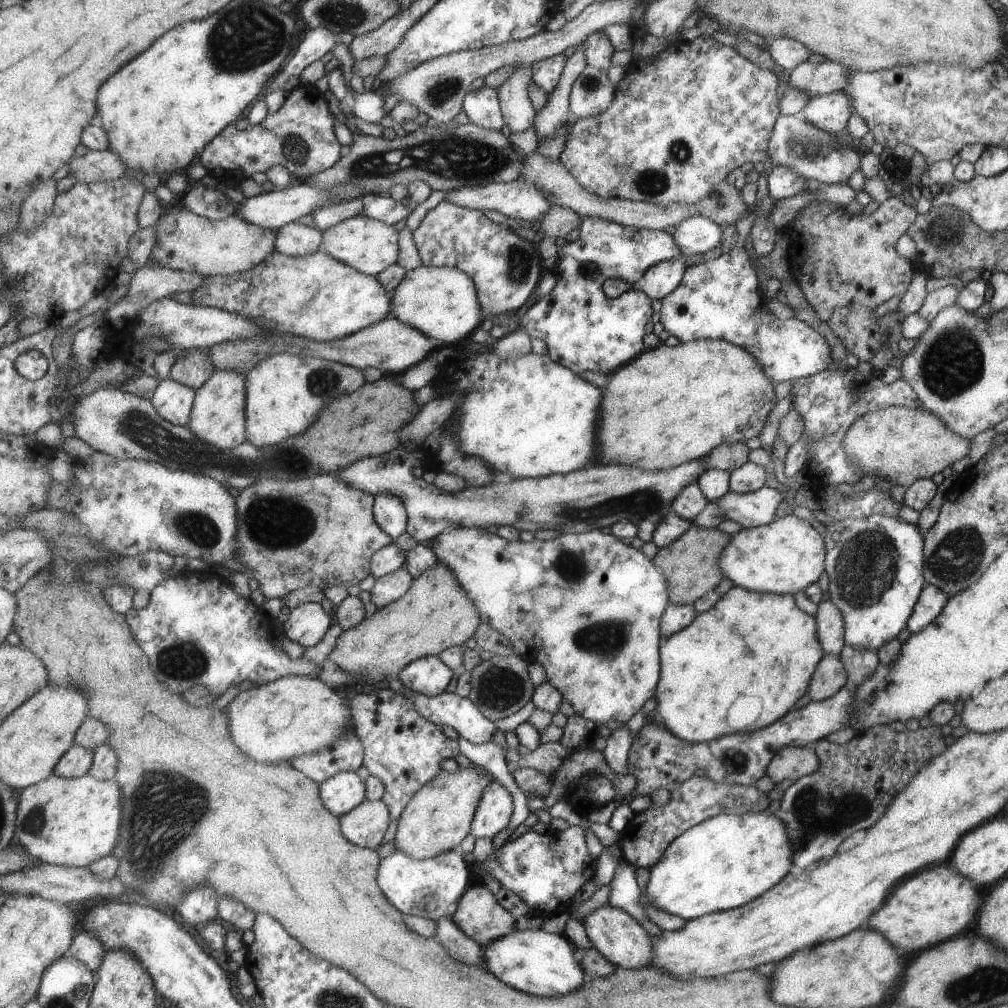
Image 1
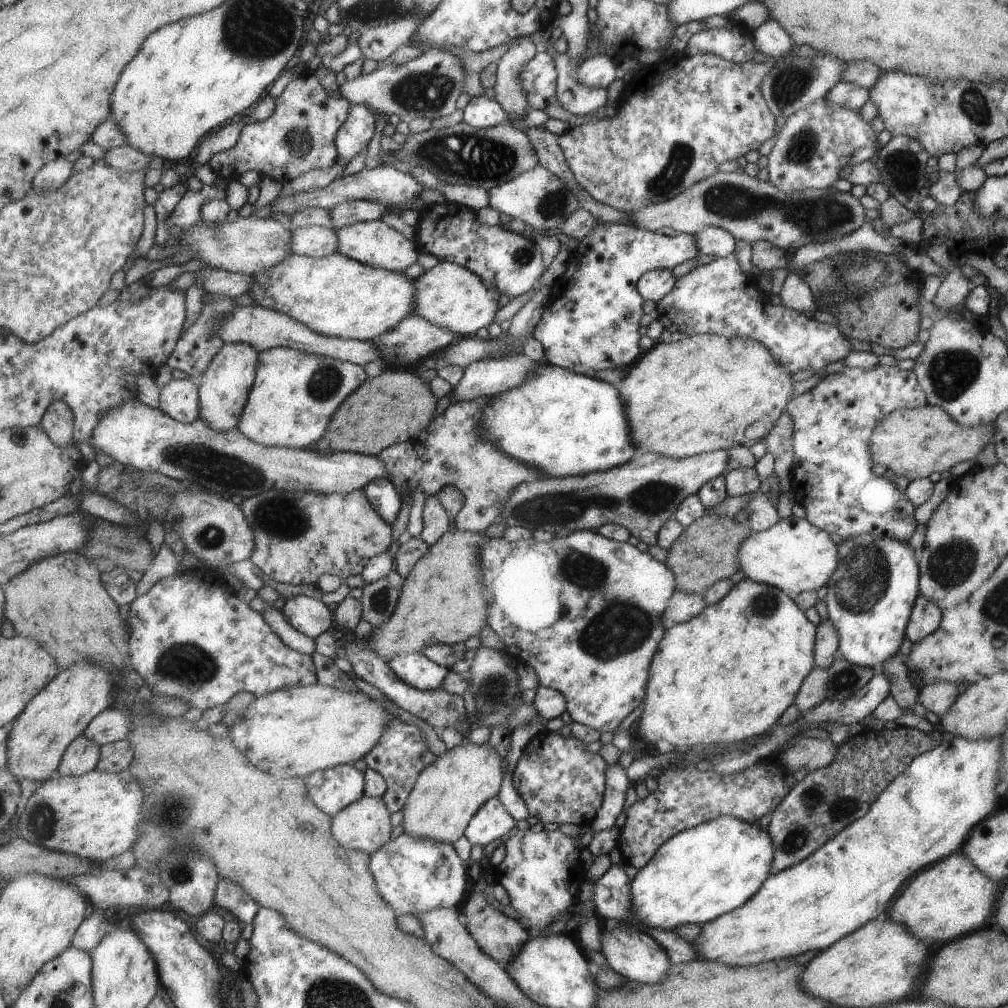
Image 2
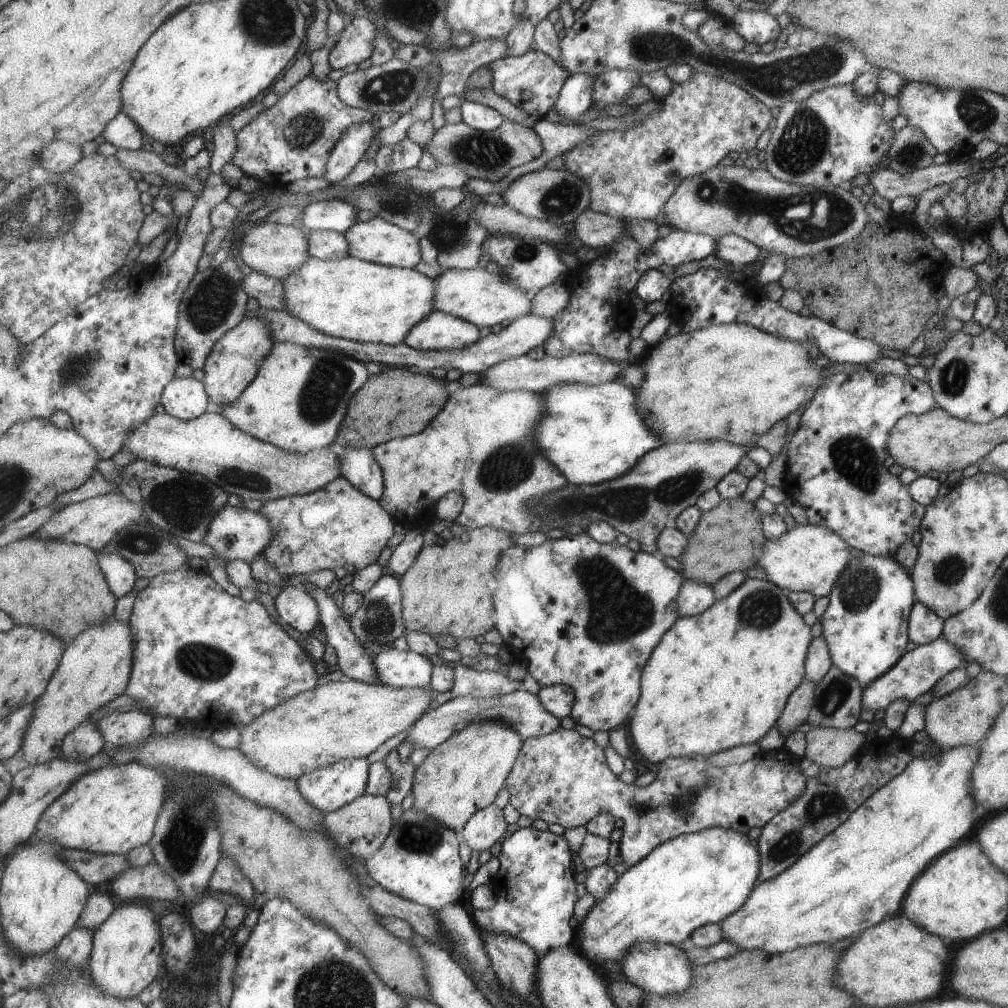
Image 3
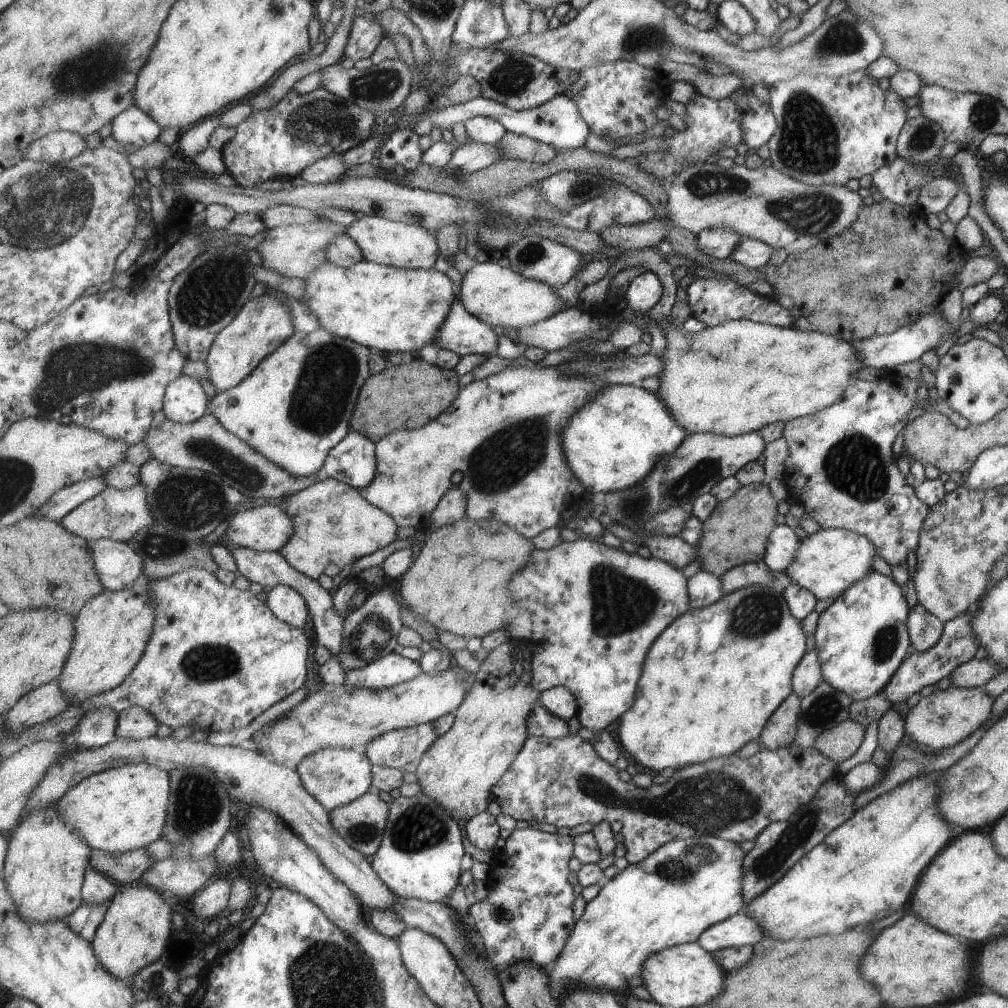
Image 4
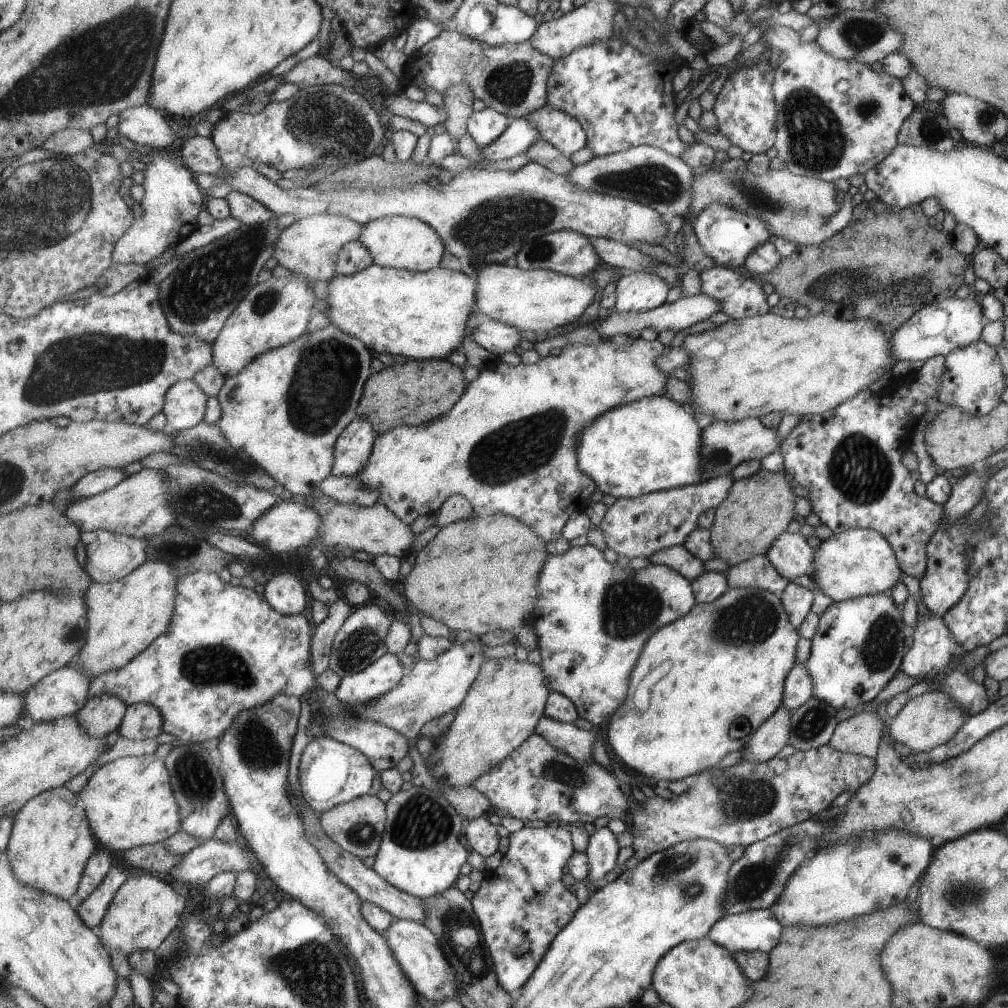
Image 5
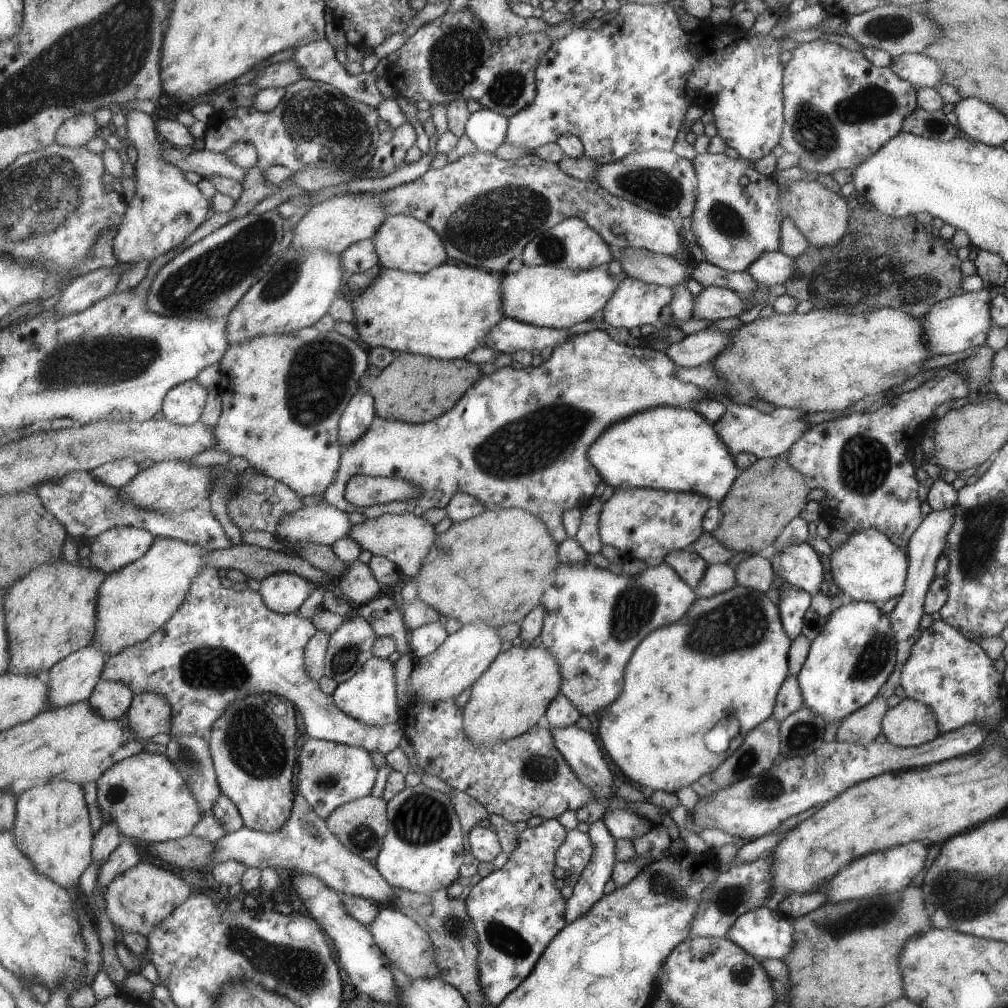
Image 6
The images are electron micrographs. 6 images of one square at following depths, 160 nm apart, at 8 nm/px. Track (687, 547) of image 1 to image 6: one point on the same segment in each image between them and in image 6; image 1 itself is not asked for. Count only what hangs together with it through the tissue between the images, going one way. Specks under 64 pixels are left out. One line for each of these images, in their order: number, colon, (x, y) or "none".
2: (705, 552)
3: (726, 538)
4: (736, 532)
5: (755, 510)
6: (768, 494)

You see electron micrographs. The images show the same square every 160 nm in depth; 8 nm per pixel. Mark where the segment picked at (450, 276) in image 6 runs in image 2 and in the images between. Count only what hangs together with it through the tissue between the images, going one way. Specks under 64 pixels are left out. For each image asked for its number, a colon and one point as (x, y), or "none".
2: (337, 296)
3: (357, 300)
4: (387, 308)
5: (423, 315)

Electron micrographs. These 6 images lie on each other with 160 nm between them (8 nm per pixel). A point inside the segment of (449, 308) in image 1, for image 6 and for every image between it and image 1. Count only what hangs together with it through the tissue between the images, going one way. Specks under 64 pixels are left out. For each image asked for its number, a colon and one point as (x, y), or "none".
2: (448, 295)
3: (482, 296)
4: (500, 296)
5: (537, 300)
6: (545, 296)

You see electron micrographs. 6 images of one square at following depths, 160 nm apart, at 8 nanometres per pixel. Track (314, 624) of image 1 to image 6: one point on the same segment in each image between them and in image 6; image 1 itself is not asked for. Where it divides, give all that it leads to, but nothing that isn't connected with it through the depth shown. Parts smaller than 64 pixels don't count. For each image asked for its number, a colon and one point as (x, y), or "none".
2: (309, 615)
3: (294, 606)
4: (287, 603)
5: (286, 593)
6: (286, 592)

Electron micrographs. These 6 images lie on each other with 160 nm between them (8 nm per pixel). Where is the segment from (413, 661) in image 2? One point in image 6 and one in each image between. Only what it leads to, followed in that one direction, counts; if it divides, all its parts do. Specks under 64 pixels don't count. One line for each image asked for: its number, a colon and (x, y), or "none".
3: (397, 668)
4: (393, 669)
5: (383, 675)
6: (371, 696)

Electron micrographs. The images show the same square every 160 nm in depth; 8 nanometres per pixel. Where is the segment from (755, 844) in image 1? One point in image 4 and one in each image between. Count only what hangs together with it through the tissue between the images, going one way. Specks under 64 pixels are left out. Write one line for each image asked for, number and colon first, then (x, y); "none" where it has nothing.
2: (707, 870)
3: (689, 880)
4: (670, 897)

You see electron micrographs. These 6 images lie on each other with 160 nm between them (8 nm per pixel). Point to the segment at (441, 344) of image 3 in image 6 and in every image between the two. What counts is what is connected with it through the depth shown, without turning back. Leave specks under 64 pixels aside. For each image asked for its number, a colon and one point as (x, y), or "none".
4: (464, 333)
5: (495, 336)
6: (509, 336)

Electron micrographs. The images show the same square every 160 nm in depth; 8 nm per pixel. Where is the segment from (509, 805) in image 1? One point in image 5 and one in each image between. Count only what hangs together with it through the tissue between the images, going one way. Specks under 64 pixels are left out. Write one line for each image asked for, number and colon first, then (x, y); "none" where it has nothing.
2: (492, 822)
3: (487, 827)
4: (482, 831)
5: (480, 835)

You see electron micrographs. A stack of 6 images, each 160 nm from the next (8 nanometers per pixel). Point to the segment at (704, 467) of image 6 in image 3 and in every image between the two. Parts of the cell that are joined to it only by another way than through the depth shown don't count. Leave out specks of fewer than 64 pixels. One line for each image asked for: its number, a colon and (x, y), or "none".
3: (592, 433)
4: (610, 443)
5: (652, 443)

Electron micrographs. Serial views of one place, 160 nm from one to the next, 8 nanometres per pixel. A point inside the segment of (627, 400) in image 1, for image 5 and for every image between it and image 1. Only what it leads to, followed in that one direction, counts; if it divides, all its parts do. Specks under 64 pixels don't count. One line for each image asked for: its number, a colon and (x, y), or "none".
2: (705, 392)
3: (732, 382)
4: (736, 377)
5: (744, 368)

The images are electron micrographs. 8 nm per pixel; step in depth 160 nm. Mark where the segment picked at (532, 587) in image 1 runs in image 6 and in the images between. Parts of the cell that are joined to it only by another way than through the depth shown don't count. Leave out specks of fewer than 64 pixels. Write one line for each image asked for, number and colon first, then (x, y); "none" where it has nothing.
2: (554, 602)
3: (586, 614)
4: (597, 609)
5: (591, 624)
6: (594, 618)

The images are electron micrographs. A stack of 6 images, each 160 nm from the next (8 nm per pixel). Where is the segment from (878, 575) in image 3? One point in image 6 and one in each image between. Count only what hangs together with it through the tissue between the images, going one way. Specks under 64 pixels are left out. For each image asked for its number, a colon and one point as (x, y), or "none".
4: (860, 638)
5: (858, 643)
6: (847, 662)

